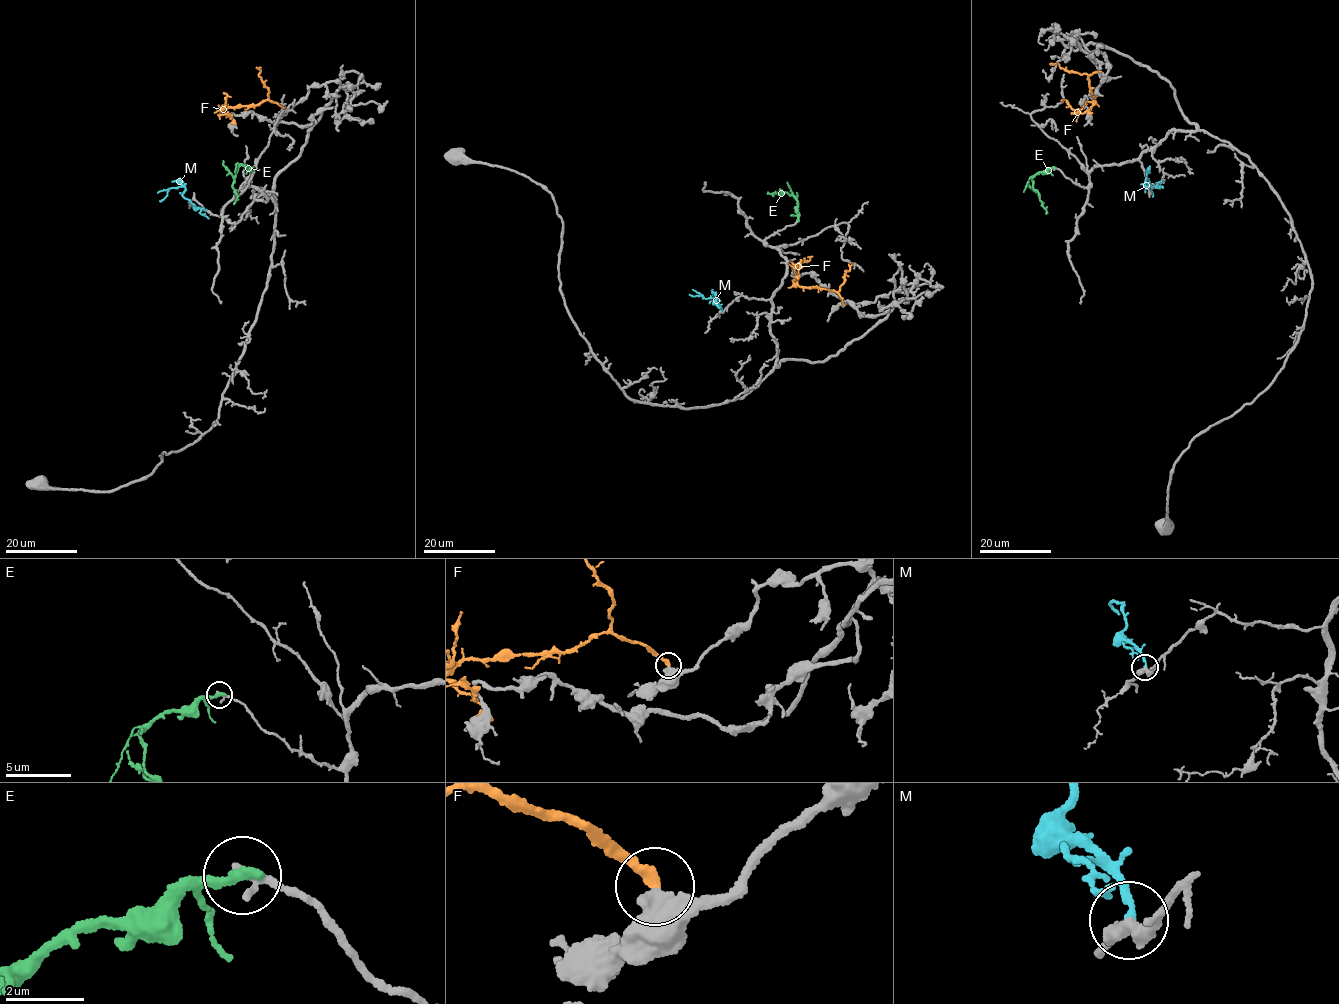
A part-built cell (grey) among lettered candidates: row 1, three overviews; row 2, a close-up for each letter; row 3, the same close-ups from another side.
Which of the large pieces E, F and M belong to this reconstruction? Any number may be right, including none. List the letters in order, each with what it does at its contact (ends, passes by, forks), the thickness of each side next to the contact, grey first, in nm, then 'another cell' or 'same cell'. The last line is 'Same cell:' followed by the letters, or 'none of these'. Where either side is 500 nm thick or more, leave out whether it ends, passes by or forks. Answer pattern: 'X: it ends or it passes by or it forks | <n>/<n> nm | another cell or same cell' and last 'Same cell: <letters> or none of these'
E: it ends | 150/320 nm | another cell
F: 550/280 nm | another cell
M: it ends | 360/180 nm | another cell
Same cell: none of these

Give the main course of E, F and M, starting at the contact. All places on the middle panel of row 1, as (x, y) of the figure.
E: (798, 220), (797, 202), (793, 195), (767, 192)
F: (844, 305), (842, 298), (835, 291), (797, 284), (794, 271), (798, 263), (810, 260), (812, 256)
M: (721, 310), (716, 294), (712, 292), (716, 299), (689, 294)

